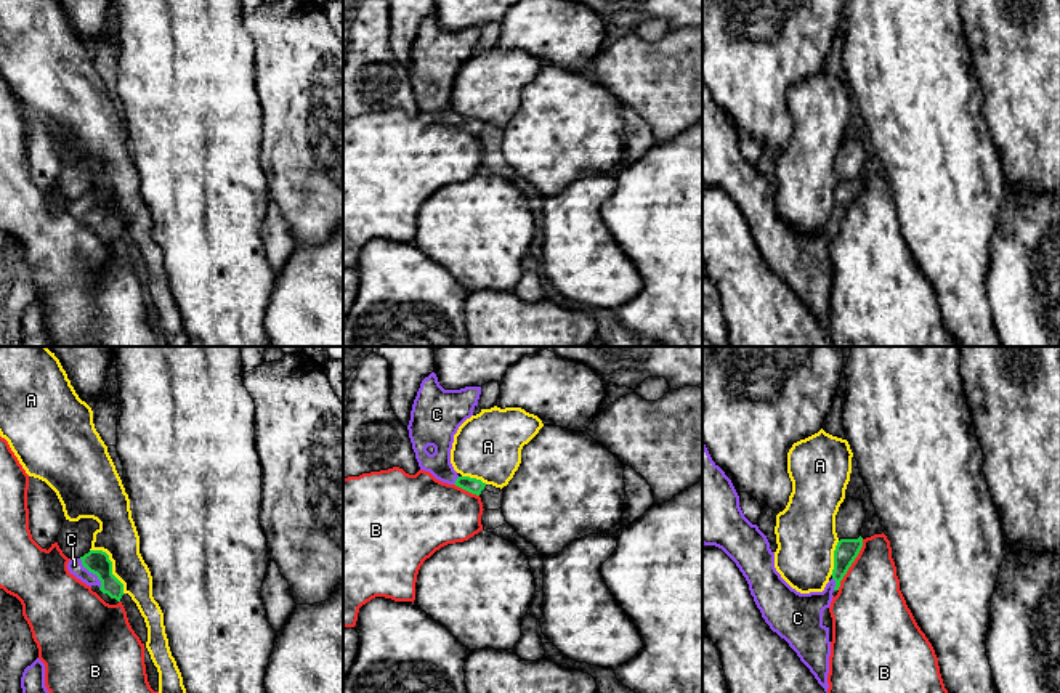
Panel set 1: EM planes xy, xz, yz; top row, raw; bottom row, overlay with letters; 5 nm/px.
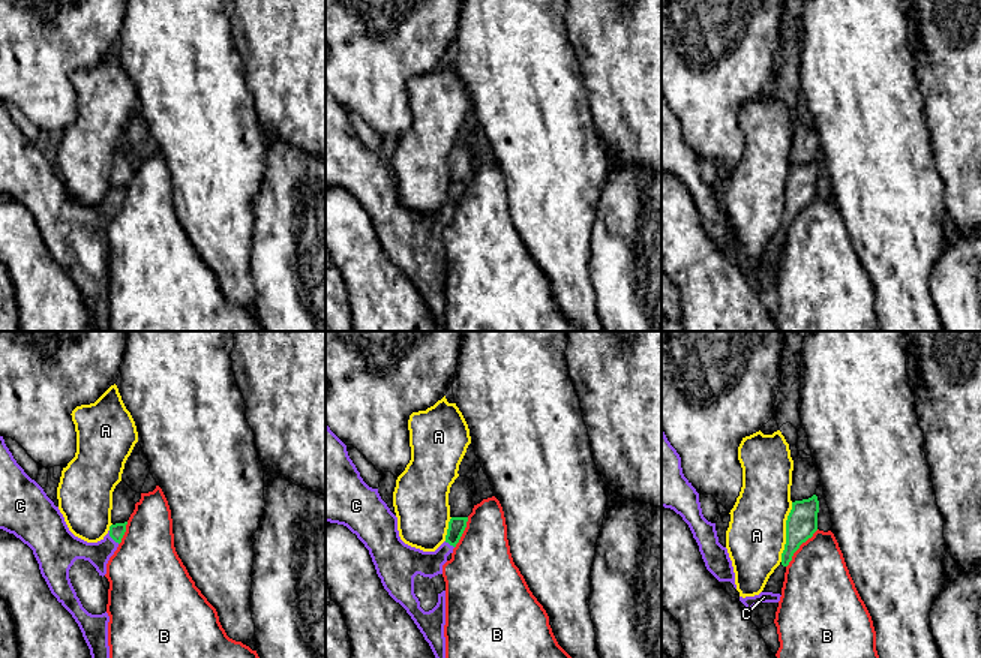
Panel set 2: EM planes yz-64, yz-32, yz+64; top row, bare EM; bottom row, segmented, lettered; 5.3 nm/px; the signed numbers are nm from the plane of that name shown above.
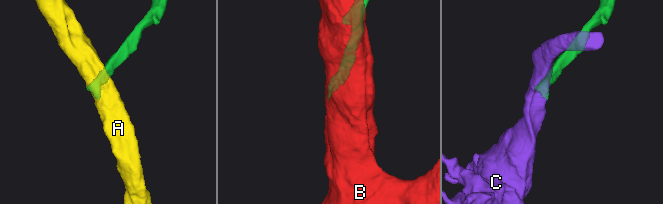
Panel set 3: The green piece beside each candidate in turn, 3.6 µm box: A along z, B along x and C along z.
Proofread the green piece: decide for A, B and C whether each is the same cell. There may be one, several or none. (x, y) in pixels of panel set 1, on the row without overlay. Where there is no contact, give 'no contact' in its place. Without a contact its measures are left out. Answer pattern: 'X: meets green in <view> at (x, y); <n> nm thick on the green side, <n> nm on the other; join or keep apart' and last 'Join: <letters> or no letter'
A: meets green in xy at (111, 206); 120 nm thick on the green side, 200 nm on the other; keep apart
B: meets green in yz at (850, 206); 120 nm thick on the green side, 360 nm on the other; keep apart
C: meets green in xy at (93, 214); 120 nm thick on the green side, 70 nm on the other; join
Join: C

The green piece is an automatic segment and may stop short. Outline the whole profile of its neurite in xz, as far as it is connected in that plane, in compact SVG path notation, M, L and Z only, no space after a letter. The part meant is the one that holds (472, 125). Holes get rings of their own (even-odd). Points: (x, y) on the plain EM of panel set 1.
M431 13L420 24L407 66L420 111L476 136L481 135L486 124L459 117L451 104L451 90L459 67L473 56L479 35L481 27L444 30L436 14Z

